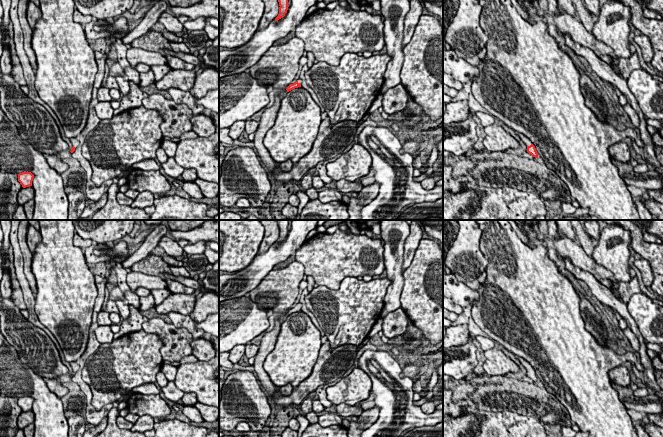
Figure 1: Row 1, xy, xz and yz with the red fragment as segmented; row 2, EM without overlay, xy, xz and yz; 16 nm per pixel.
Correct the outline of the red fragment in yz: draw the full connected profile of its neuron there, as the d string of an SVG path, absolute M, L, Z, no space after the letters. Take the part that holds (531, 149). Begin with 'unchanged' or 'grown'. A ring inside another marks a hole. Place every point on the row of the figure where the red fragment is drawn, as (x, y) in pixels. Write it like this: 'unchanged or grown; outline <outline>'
grown; outline M516 132L516 135L518 135L520 137L520 139L525 143L525 145L527 146L527 152L529 154L531 154L533 157L538 158L538 153L536 151L535 146L532 144L532 142L525 137L523 134Z

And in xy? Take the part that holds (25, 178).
unchanged; outline M22 172L18 174L18 181L22 185L23 188L32 186L34 175L31 172Z

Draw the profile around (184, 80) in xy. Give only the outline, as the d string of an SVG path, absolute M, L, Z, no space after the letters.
M201 65L195 66L190 71L171 69L161 80L155 82L155 86L159 90L177 88L182 91L189 91L194 86L196 72L199 69L201 69Z

